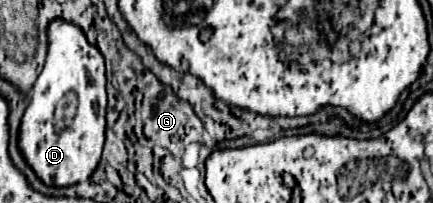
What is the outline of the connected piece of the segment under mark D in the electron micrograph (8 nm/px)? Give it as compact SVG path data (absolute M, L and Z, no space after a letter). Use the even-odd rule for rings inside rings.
M52 20L48 24L46 64L30 90L30 104L28 104L22 124L20 124L20 136L18 136L20 152L24 154L26 162L34 168L34 172L42 178L42 182L48 186L52 186L52 184L54 186L72 186L82 180L88 180L100 162L104 130L106 130L104 116L106 116L106 70L104 70L102 52L98 52L98 48L94 48L86 40L86 34L76 24L70 24L68 20ZM68 90L74 90L78 94L78 110L76 110L72 124L68 128L64 128L62 132L56 132L54 130L54 106Z

